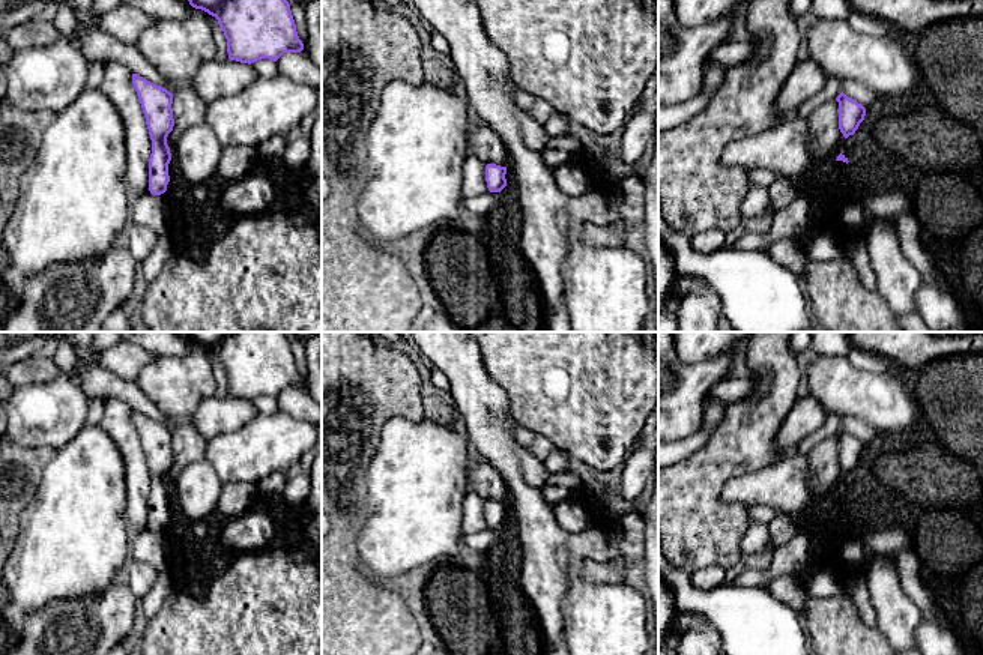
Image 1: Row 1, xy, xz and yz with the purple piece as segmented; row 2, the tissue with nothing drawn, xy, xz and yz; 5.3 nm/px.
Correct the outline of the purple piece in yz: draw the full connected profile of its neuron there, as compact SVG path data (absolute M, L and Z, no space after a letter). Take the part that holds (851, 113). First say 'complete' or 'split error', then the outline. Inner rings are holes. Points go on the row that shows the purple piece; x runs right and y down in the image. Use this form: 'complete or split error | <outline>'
complete | M843 92L836 98L839 102L839 129L845 138L854 135L864 120L866 108Z

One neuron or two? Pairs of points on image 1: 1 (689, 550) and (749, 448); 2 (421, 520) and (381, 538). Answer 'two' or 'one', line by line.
1: one
2: one

